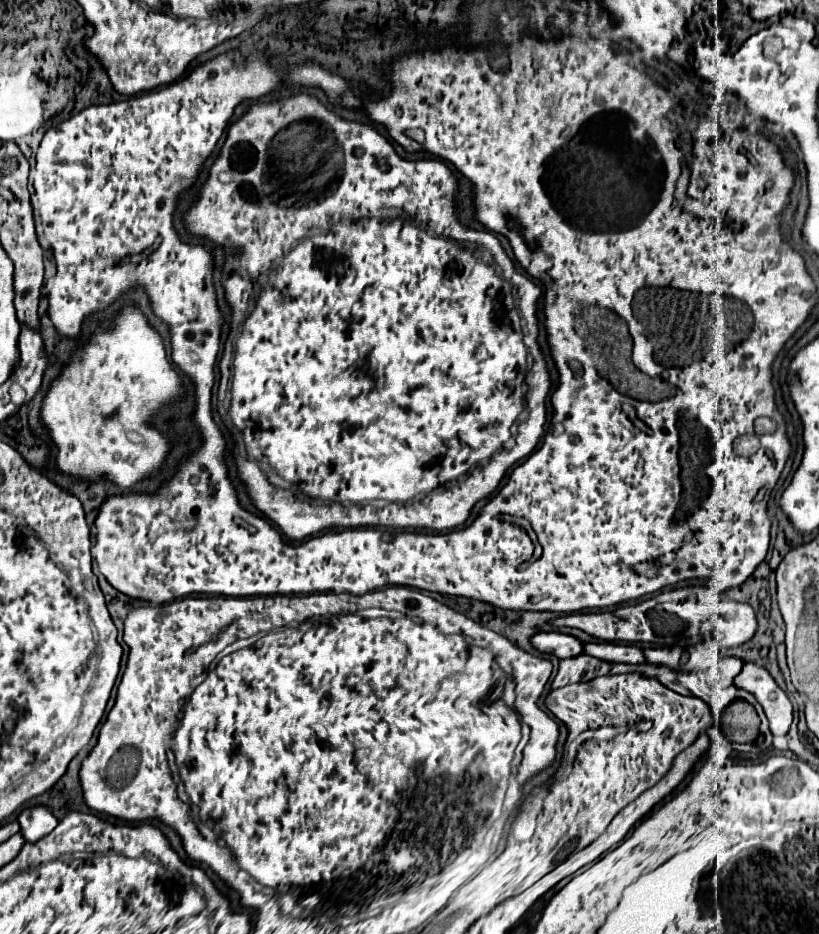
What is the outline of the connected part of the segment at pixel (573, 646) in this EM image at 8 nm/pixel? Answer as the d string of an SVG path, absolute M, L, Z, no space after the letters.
M539 632L531 638L531 644L543 654L555 654L559 660L583 654L583 642L561 632Z

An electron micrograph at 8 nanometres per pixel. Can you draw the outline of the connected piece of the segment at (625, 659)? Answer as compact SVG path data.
M591 642L585 644L585 652L593 658L615 662L615 664L643 664L645 654L633 644L611 644L611 642Z

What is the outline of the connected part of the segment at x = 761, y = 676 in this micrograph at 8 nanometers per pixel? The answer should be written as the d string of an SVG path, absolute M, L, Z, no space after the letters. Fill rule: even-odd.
M743 664L743 672L735 678L735 686L751 692L763 706L773 736L785 736L793 720L793 706L787 694L775 684L769 672L757 664Z

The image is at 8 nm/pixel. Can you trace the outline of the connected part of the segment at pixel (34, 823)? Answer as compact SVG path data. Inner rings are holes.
M45 806L23 810L17 822L21 826L21 836L25 838L25 842L37 842L57 826L57 818Z

